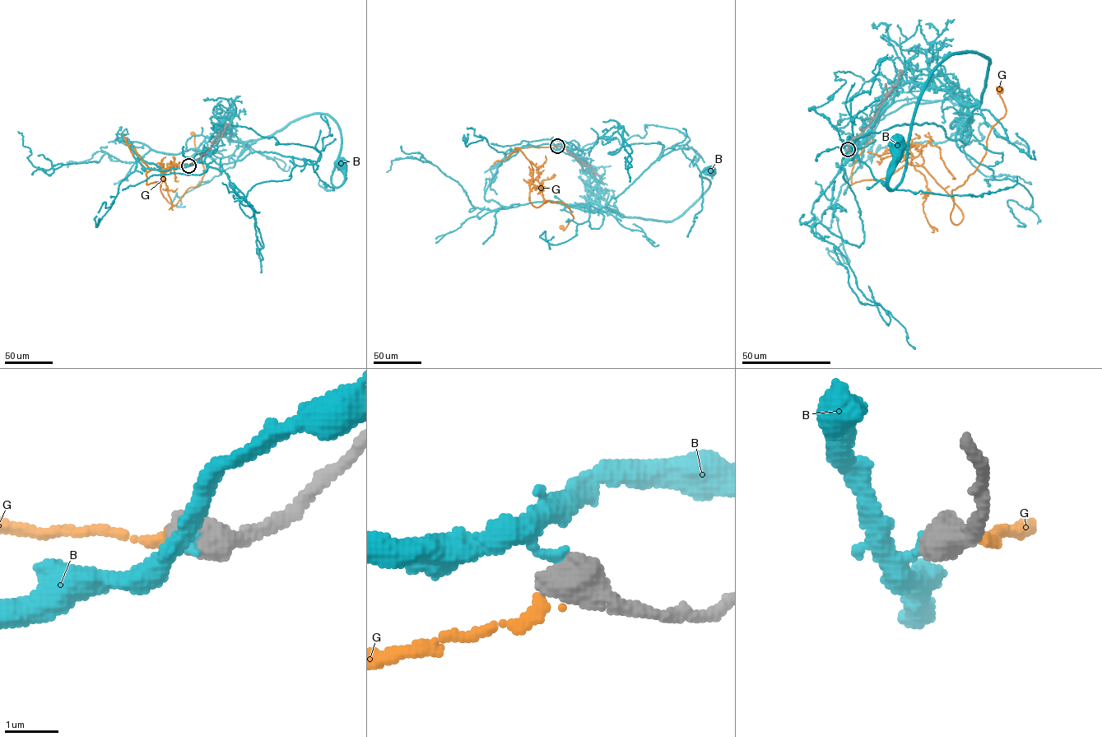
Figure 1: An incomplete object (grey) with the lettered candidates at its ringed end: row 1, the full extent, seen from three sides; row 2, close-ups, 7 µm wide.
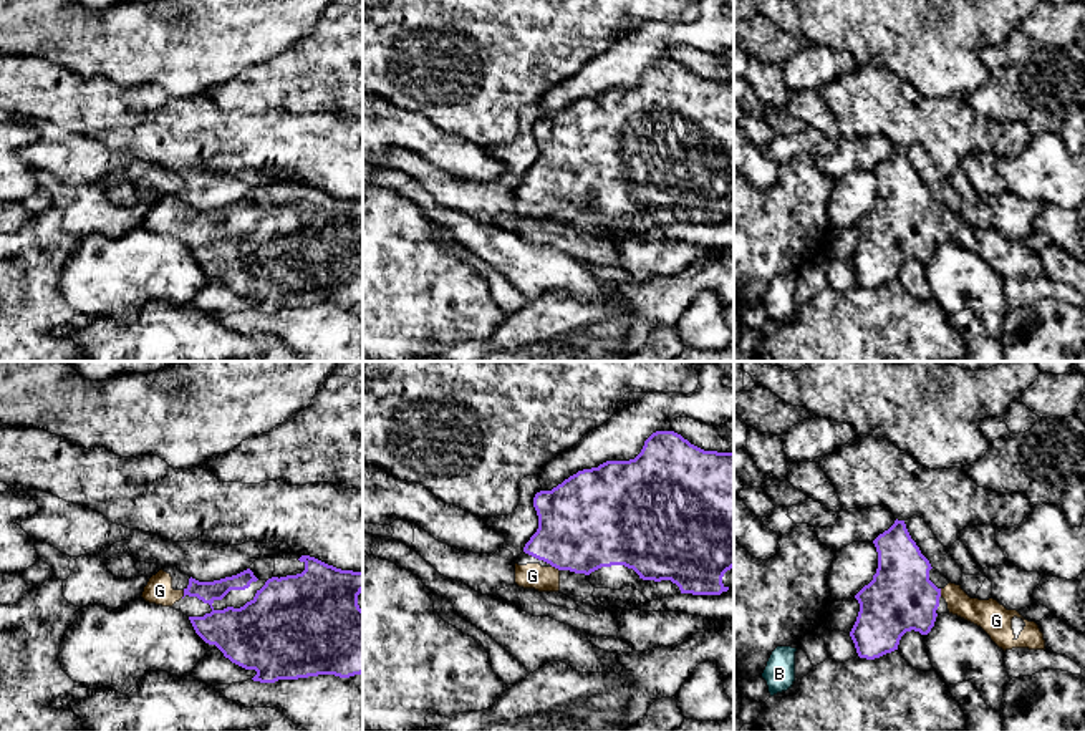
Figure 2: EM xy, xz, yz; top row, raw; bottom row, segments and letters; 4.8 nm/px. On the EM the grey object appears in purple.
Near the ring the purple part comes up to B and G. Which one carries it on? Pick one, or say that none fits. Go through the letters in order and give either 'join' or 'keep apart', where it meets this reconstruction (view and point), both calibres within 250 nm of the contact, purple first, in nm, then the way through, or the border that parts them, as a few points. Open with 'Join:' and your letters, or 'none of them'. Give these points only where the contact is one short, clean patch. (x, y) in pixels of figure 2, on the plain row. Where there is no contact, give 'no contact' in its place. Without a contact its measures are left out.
Join: G
B: keep apart | no contact
G: join | xy (184, 222) | 180/130 nm | across xy (222, 257), (199, 221), (184, 222), (163, 222), (159, 219)

